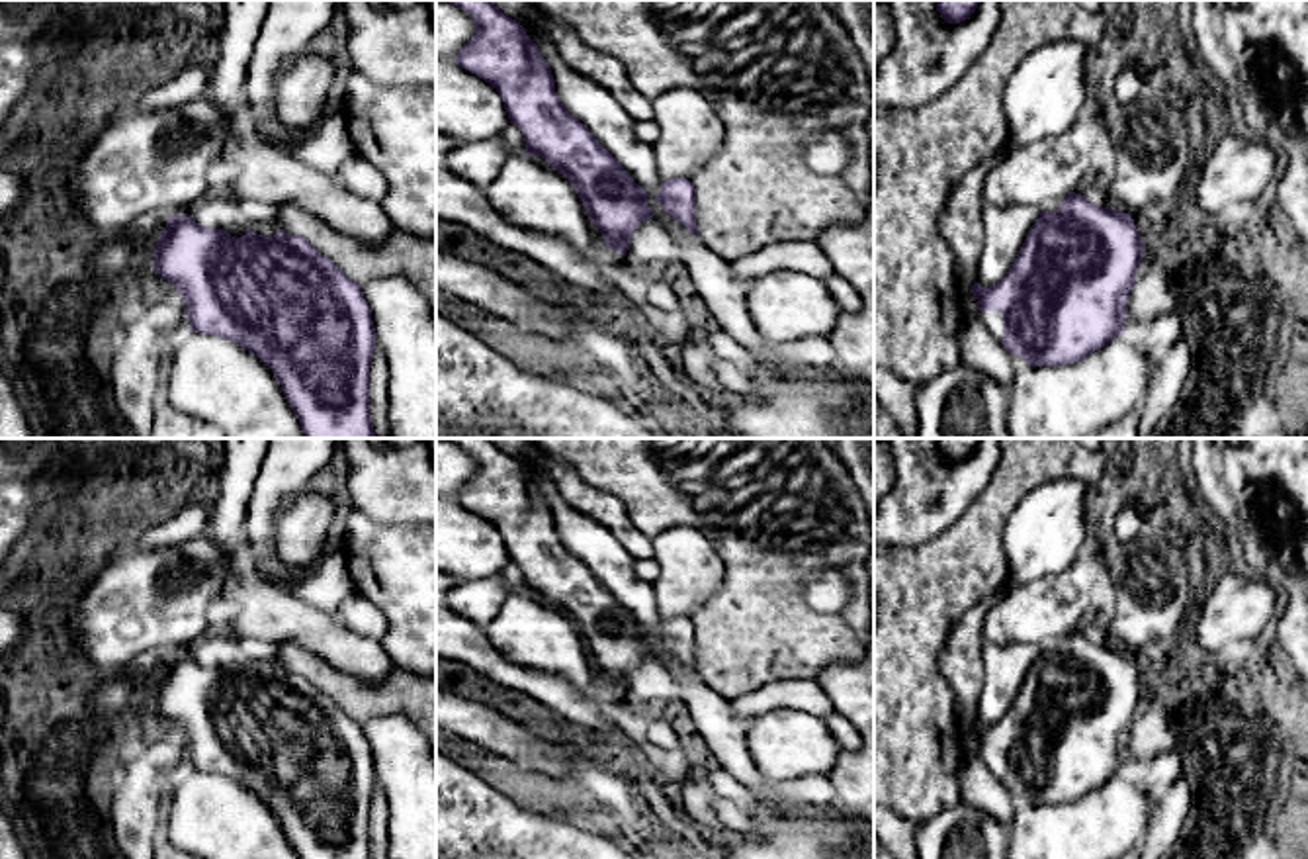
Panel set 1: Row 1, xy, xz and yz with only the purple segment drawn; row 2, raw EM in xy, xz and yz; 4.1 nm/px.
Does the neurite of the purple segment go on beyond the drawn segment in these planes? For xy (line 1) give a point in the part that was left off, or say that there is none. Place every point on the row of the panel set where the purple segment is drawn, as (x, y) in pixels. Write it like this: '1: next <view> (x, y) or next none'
1: next none

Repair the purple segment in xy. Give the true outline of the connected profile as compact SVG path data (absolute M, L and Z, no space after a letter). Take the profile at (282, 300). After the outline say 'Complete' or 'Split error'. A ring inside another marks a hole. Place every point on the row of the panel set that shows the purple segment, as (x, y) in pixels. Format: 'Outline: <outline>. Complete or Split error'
Outline: M182 213L170 217L158 233L153 270L182 294L192 325L188 333L235 340L274 372L307 438L375 438L370 415L370 366L375 348L371 309L360 284L305 237L287 235L283 229L274 237L262 237L252 229L242 237L231 237Z. Complete

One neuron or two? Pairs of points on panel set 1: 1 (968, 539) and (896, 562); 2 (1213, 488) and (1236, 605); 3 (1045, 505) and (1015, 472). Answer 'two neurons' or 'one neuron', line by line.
1: one neuron
2: two neurons
3: two neurons

